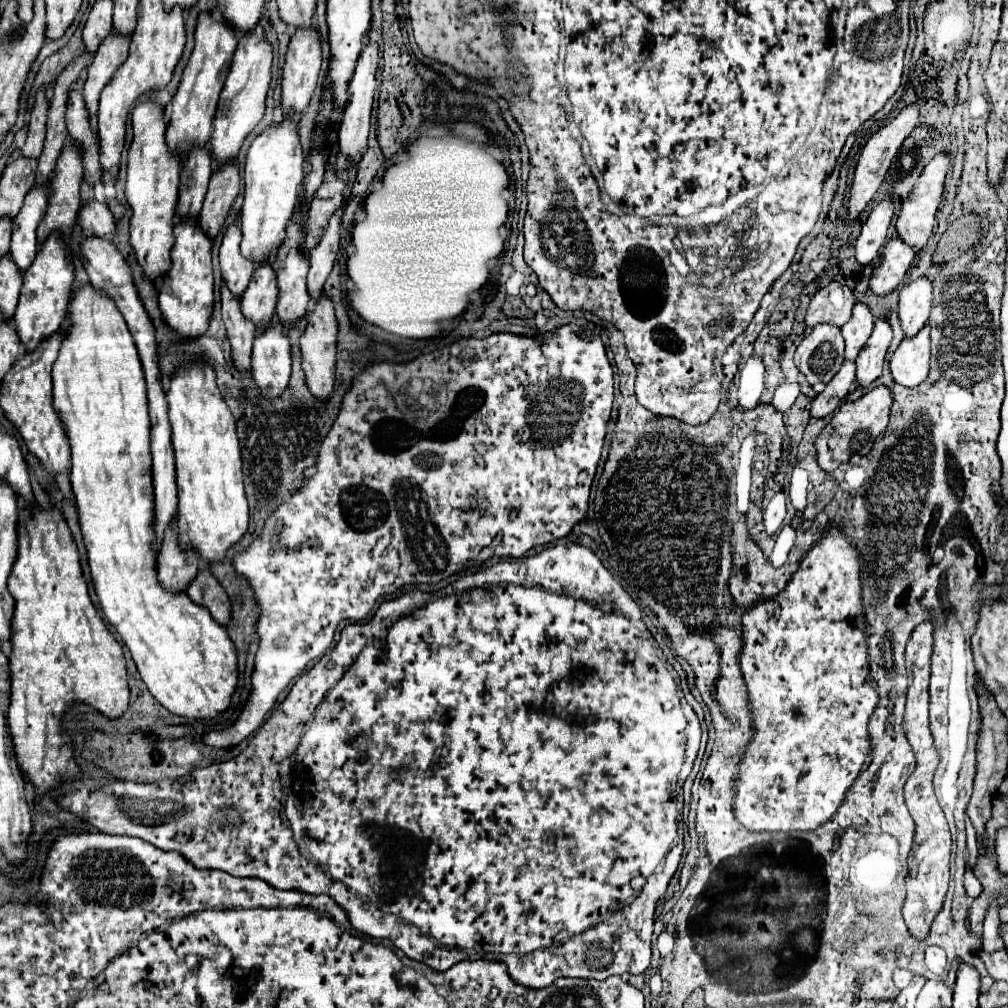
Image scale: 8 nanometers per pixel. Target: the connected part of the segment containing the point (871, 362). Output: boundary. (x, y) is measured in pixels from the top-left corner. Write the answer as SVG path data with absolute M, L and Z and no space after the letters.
M879 318L875 322L873 334L869 336L867 344L861 348L855 364L857 364L857 382L861 386L871 384L873 380L877 380L881 376L881 368L883 368L883 360L887 354L887 348L891 344L893 338L893 330L891 324L885 318Z

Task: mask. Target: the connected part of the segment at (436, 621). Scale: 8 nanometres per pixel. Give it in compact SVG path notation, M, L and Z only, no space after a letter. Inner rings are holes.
M573 544L573 546L551 546L551 548L544 549L541 554L531 556L531 558L519 562L519 564L517 562L501 562L501 564L495 564L495 566L491 566L491 572L489 574L491 574L495 586L489 586L489 588L471 588L471 590L465 590L461 594L447 596L447 598L437 598L437 600L425 602L425 604L415 604L415 600L413 600L413 608L411 610L399 612L399 608L395 608L389 614L385 614L383 610L379 610L379 612L375 612L375 616L369 622L363 622L363 624L347 624L341 630L341 640L335 644L335 648L331 652L327 652L317 664L313 664L309 670L305 670L297 678L297 682L293 684L293 688L287 694L287 698L275 708L275 712L271 714L271 718L257 730L257 734L251 738L249 746L237 758L233 758L229 762L221 762L221 764L211 764L207 768L197 768L197 770L189 772L187 776L183 776L179 780L163 780L163 782L151 782L151 784L139 784L139 782L107 782L105 786L101 786L97 790L73 790L73 792L67 792L67 794L59 796L57 798L57 804L63 810L71 812L73 816L83 818L89 826L97 828L99 832L135 836L135 838L141 838L141 840L145 840L145 842L149 842L149 844L153 844L153 846L157 846L161 850L175 850L175 852L183 854L197 868L217 868L217 870L229 872L233 876L261 878L261 880L269 882L271 886L275 886L279 890L295 888L295 890L301 890L301 892L307 892L307 894L327 894L333 900L337 900L339 906L345 908L345 912L349 914L349 920L351 920L351 924L353 924L355 930L359 930L359 932L363 932L363 934L367 934L371 938L389 938L399 950L405 952L405 956L409 956L413 960L419 960L419 962L423 962L423 964L427 964L427 966L431 966L433 970L439 970L439 972L445 972L453 964L457 964L461 960L467 960L467 958L469 960L475 960L475 958L501 960L501 962L507 964L509 976L517 984L521 984L525 988L535 988L535 990L545 988L545 986L551 986L561 976L607 980L613 974L619 974L619 976L621 974L643 974L649 968L649 960L651 960L652 955L655 904L665 894L667 884L669 884L671 876L675 874L675 870L678 869L684 850L684 823L682 820L684 799L682 786L687 776L689 776L697 757L702 734L699 719L692 707L688 706L686 700L681 699L679 676L673 670L673 666L667 662L667 658L663 656L661 648L657 646L657 642L643 622L643 610L641 606L623 590L623 586L607 572L607 568L601 564L601 560L589 548L579 546L579 544ZM601 608L617 608L617 612L621 612L621 614L613 614L613 612L607 612L607 610L601 610ZM289 740L299 740L297 750L295 748L289 748ZM285 758L289 758L289 768L285 772L285 782L283 782L283 792L285 792L285 814L283 814L283 796L281 796L281 784L279 784L279 768L285 762ZM285 816L291 820L293 830L299 832L299 838L303 840L305 848L301 848L301 844L295 842L295 832L289 828L289 820L285 820Z

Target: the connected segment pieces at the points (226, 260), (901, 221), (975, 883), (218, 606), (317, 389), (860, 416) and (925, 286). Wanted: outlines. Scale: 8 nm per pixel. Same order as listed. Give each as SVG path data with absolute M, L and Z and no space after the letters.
M235 216L231 224L225 228L223 244L219 250L219 262L223 270L223 280L229 286L229 290L235 296L241 296L251 280L251 274L255 270L255 264L251 258L245 258L241 254L241 220Z
M941 152L937 154L921 172L919 180L915 182L909 198L903 202L903 208L899 212L899 218L897 218L897 232L901 238L905 238L905 242L913 244L913 248L921 250L925 246L925 242L929 240L931 232L933 232L933 224L935 224L935 214L937 214L937 208L941 204L941 196L943 196L943 184L945 184L945 176L949 172L949 164L951 162L951 156L949 152Z
M969 868L965 872L965 892L969 898L977 898L981 894L981 882L969 872Z
M201 568L197 572L197 576L189 582L187 596L191 600L195 600L197 604L205 606L211 612L211 616L215 618L215 622L219 622L221 626L225 626L229 622L229 608L231 608L229 598L225 594L225 590L221 588L221 584L213 578L209 568Z
M325 292L317 298L315 304L307 310L307 328L301 336L301 356L303 356L303 372L309 384L309 390L319 400L329 400L335 382L335 344L337 344L337 320L331 296Z
M875 386L871 392L863 394L855 402L845 402L837 408L831 422L815 438L817 462L825 472L833 472L839 464L849 462L851 454L869 454L875 438L889 424L889 410L893 404L893 392L887 386Z
M921 276L907 282L899 292L899 320L905 336L915 336L917 330L929 320L929 310L933 302L931 278Z

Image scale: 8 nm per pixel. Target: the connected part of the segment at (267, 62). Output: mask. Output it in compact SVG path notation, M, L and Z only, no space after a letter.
M257 28L251 32L241 34L241 40L237 44L229 76L225 80L215 122L213 122L213 134L211 134L211 154L217 164L223 164L227 160L233 160L245 140L245 136L259 124L259 120L265 114L265 100L267 90L271 86L273 76L273 48L271 42L257 34Z

